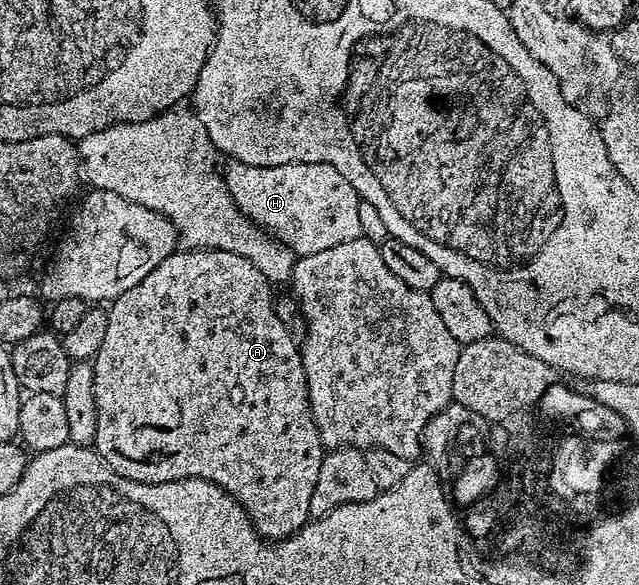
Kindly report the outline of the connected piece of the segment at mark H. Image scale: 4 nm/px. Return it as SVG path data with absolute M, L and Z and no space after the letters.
M233 158L223 163L224 183L241 212L250 221L268 231L272 237L290 247L297 256L324 252L334 244L344 244L361 237L358 224L358 204L362 200L356 189L334 168L325 162L291 162L270 168L258 168L254 164L242 164Z

